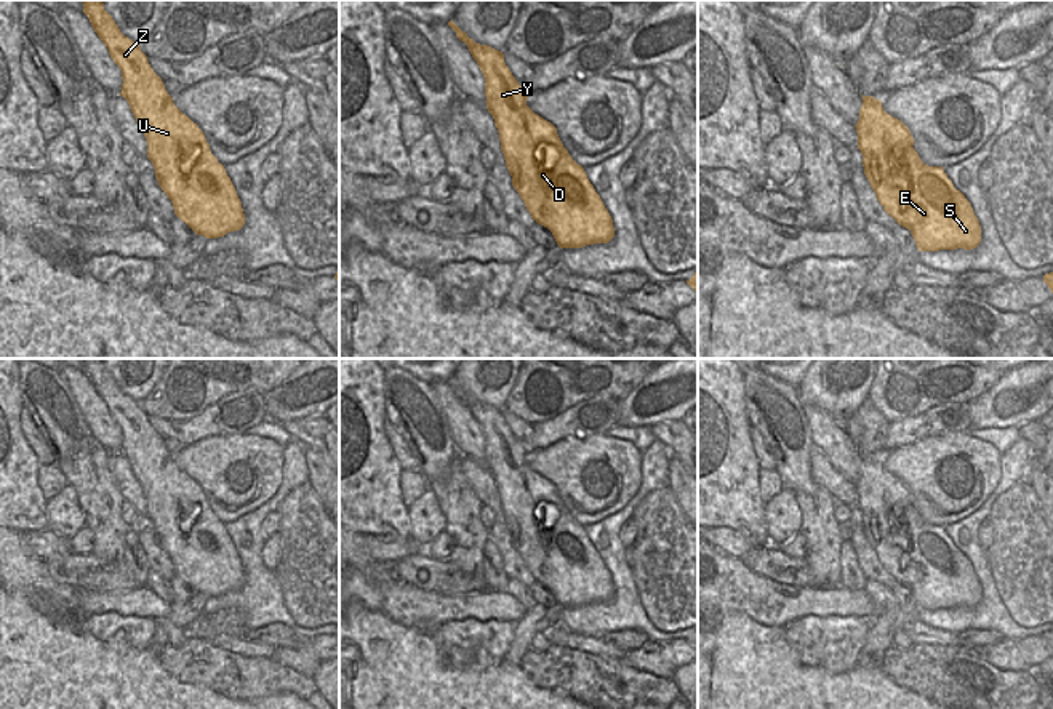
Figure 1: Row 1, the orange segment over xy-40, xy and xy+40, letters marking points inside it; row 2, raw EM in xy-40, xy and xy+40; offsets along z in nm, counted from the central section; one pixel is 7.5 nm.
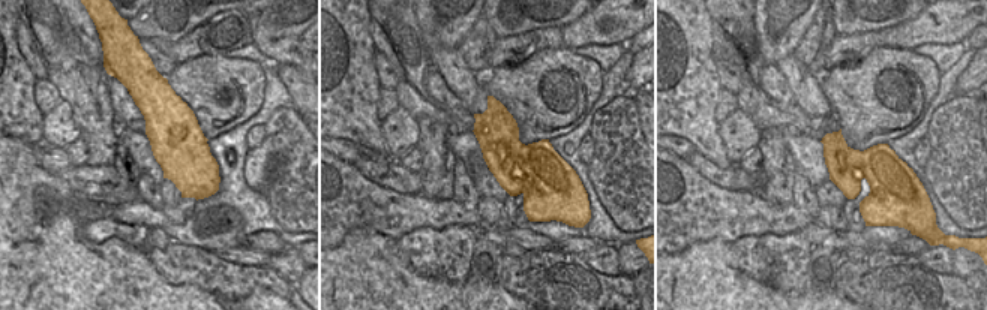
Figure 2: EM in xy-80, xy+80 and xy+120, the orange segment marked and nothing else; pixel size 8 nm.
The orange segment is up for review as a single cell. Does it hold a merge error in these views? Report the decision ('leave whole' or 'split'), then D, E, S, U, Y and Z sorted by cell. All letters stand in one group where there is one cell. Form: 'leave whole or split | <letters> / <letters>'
leave whole | D E S U Y Z

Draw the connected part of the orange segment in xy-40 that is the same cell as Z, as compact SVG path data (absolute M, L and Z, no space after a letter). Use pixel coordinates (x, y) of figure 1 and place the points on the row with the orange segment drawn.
M83 0L83 13L122 70L120 96L128 101L146 136L147 157L154 165L158 186L173 203L174 214L197 235L206 238L218 238L227 232L240 230L245 224L242 202L224 165L211 154L203 131L174 106L162 78L150 67L147 56L138 43L120 32L112 16L104 10L102 0Z

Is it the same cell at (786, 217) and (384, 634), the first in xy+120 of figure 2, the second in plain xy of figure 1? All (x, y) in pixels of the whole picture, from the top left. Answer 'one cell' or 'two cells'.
two cells

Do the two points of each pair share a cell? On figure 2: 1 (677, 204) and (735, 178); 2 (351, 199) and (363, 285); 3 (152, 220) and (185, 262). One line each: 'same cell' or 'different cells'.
1: different cells
2: different cells
3: different cells

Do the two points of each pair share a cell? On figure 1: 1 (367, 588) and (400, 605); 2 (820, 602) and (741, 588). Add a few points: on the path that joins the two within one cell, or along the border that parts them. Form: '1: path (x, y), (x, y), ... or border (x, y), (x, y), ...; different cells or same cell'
1: path (375, 596), (392, 597); same cell
2: path (800, 602), (760, 597); same cell

